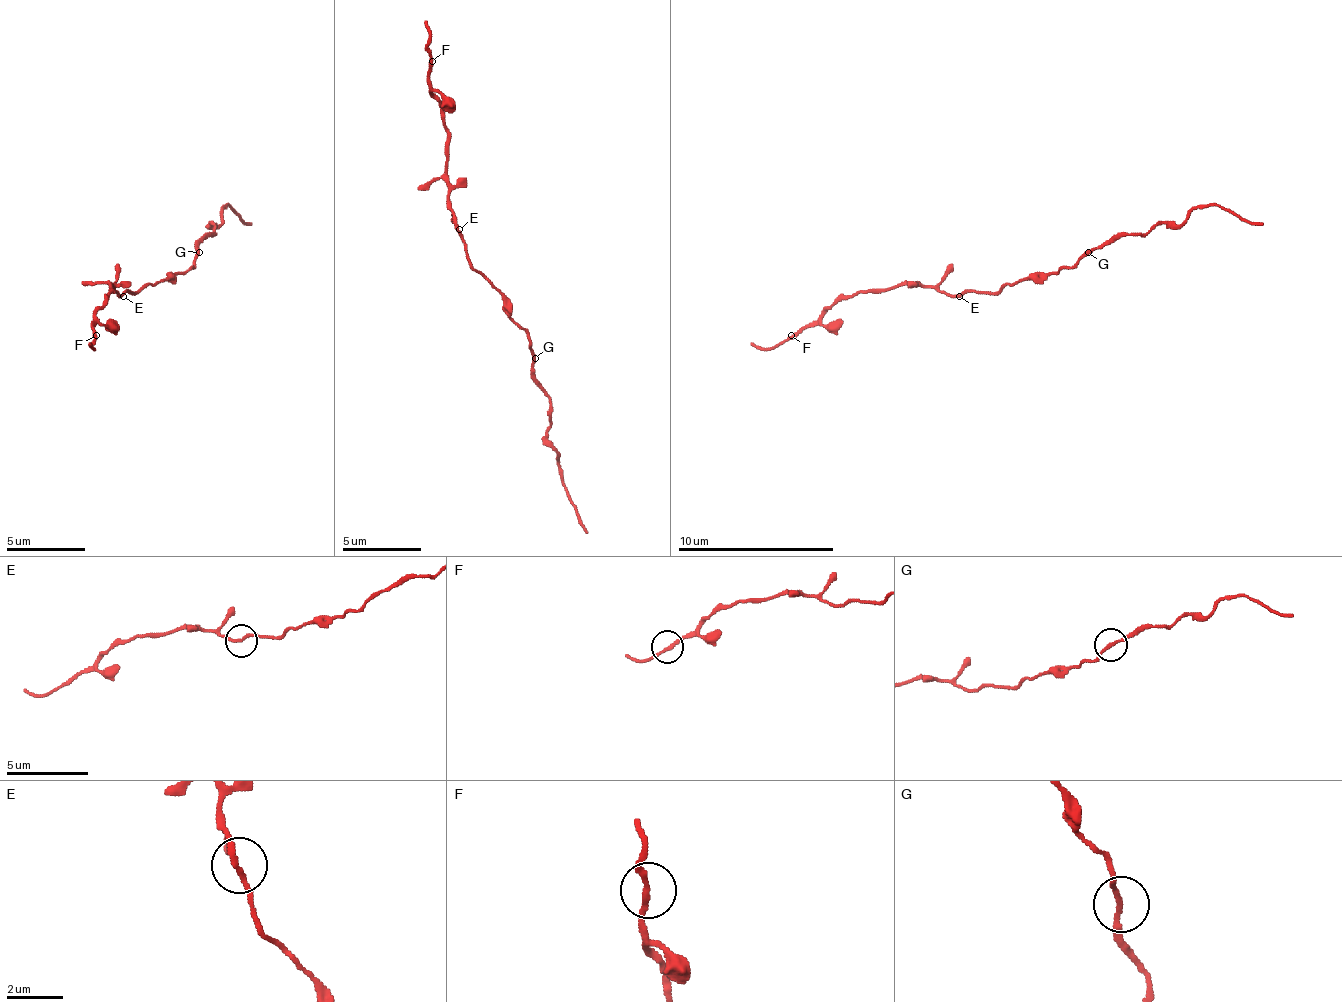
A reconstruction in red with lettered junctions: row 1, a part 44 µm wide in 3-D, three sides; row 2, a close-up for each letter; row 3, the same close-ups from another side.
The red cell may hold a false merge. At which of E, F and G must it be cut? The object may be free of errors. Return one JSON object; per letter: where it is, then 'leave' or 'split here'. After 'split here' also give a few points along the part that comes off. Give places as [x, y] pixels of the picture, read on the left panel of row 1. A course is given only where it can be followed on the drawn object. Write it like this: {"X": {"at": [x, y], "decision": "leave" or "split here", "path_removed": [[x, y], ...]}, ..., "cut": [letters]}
{"E": {"at": [123, 296], "decision": "leave"}, "F": {"at": [96, 335], "decision": "leave"}, "G": {"at": [199, 252], "decision": "leave"}, "cut": []}

